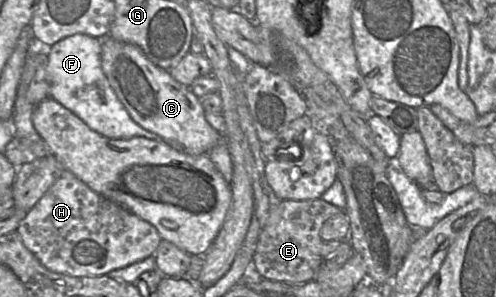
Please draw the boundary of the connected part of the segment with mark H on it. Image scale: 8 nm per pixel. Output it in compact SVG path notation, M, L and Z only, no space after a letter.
M64 170L27 212L17 232L44 267L76 277L105 276L141 261L154 255L162 240L152 224L102 197Z

